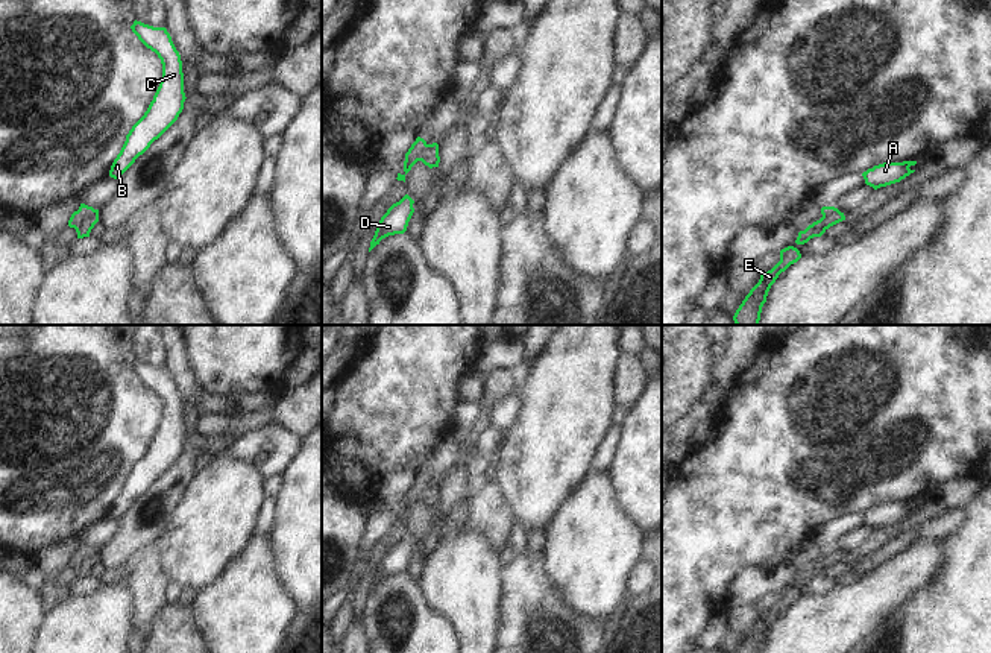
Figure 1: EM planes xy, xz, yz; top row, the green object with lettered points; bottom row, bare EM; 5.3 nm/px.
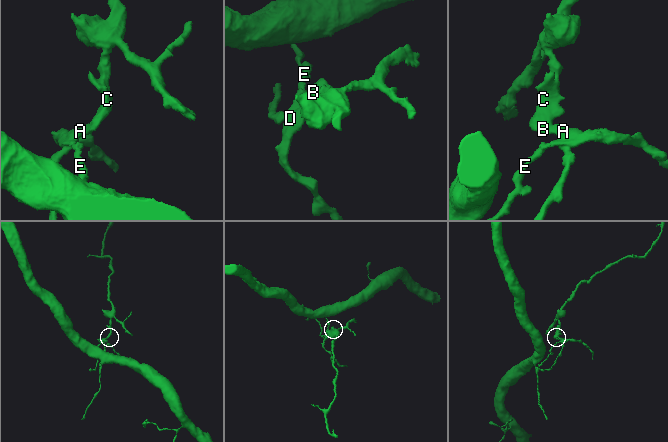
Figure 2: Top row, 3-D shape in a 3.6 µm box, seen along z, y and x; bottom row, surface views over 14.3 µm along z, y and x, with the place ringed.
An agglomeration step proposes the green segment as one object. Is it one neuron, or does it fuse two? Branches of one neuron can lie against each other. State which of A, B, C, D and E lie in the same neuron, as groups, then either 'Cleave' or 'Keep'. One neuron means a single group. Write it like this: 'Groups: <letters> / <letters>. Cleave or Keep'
Groups: A B C D / E. Cleave

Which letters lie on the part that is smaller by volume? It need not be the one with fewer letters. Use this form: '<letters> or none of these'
A, B, C, D

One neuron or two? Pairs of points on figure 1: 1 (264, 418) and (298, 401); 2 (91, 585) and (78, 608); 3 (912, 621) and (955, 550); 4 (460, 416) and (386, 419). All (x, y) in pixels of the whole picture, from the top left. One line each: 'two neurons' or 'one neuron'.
1: two neurons
2: two neurons
3: one neuron
4: two neurons

